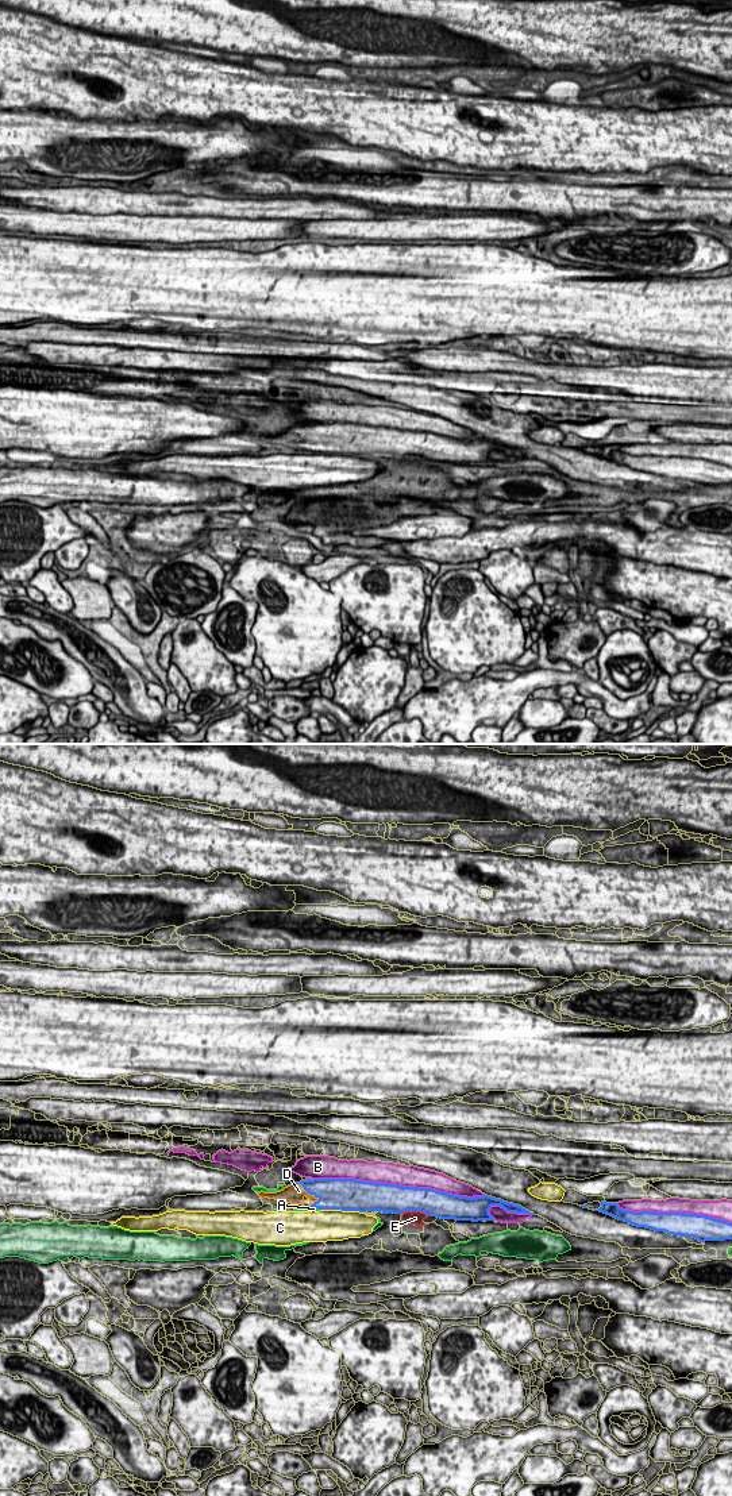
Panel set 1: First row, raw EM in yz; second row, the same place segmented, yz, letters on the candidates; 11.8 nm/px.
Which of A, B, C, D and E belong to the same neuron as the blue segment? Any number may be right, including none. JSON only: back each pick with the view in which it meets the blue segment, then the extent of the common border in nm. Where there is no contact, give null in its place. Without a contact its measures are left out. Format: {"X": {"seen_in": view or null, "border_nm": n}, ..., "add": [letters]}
{"D": {"seen_in": "yz", "border_nm": 360}, "add": ["D"]}

